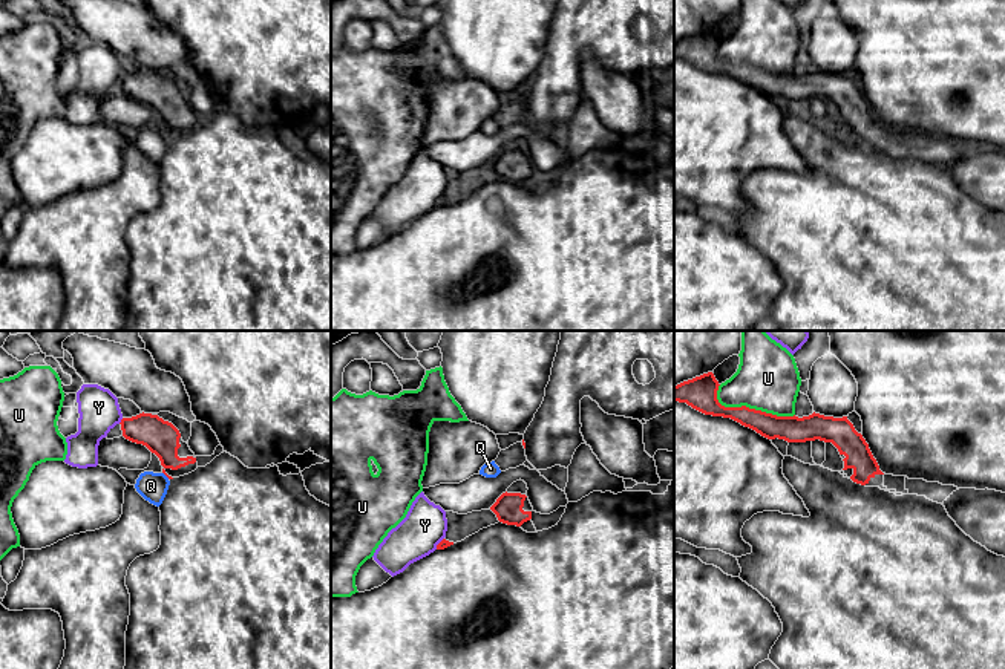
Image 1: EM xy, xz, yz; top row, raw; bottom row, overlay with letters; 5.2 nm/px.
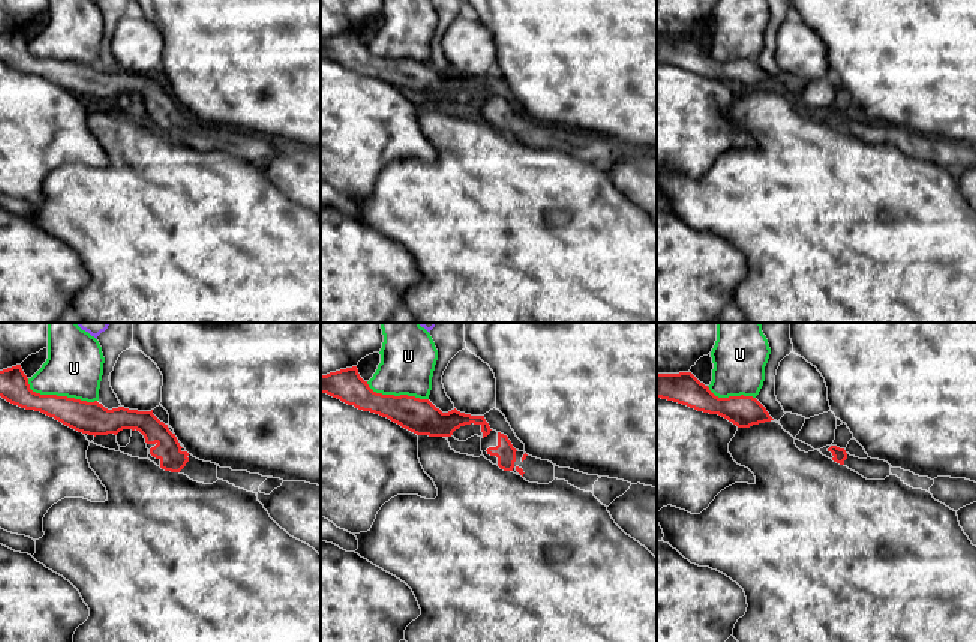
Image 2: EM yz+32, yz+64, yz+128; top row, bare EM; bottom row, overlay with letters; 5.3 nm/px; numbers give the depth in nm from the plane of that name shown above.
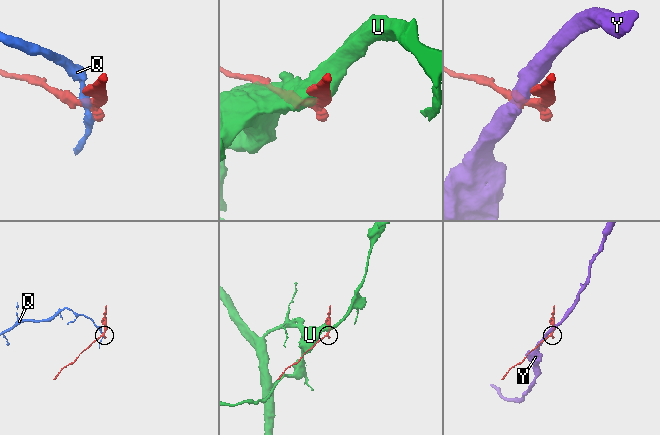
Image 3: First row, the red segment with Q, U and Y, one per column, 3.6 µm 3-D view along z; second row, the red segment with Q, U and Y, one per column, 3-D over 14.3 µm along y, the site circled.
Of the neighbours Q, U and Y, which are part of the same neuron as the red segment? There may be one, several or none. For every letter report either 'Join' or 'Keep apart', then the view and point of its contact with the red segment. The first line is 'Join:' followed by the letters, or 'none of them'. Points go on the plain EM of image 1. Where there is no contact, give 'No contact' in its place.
Join: none of them
Q: Keep apart. Touches red at xy (166, 132)
U: Keep apart. Touches red at yz (748, 65)
Y: Keep apart. Touches red at xy (121, 78)

